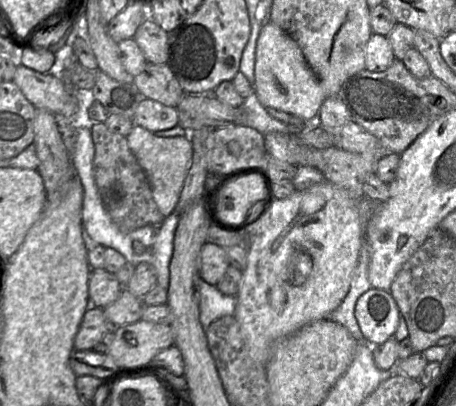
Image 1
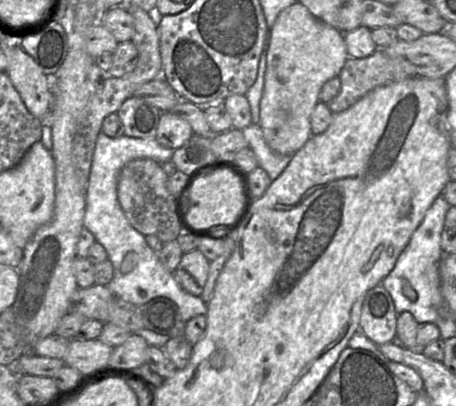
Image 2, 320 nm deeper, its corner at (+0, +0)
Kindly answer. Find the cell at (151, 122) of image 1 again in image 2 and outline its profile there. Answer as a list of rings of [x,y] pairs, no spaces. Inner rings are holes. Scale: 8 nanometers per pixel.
[[[170,111],[161,112],[156,133],[156,140],[159,144],[176,150],[183,146],[193,134],[187,121]]]

